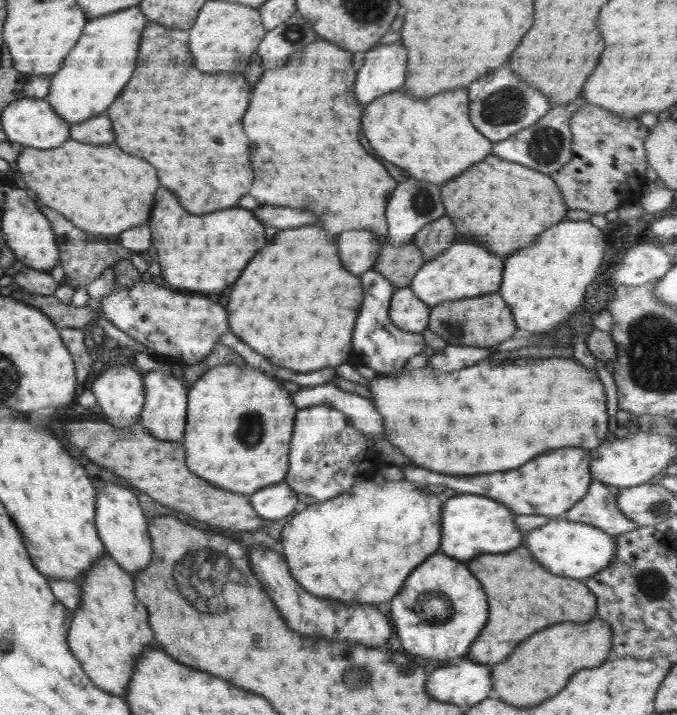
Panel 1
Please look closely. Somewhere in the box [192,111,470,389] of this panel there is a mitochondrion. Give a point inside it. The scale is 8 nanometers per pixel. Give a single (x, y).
(423, 201)

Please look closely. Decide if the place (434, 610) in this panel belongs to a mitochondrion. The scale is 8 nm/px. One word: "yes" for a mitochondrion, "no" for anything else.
yes

